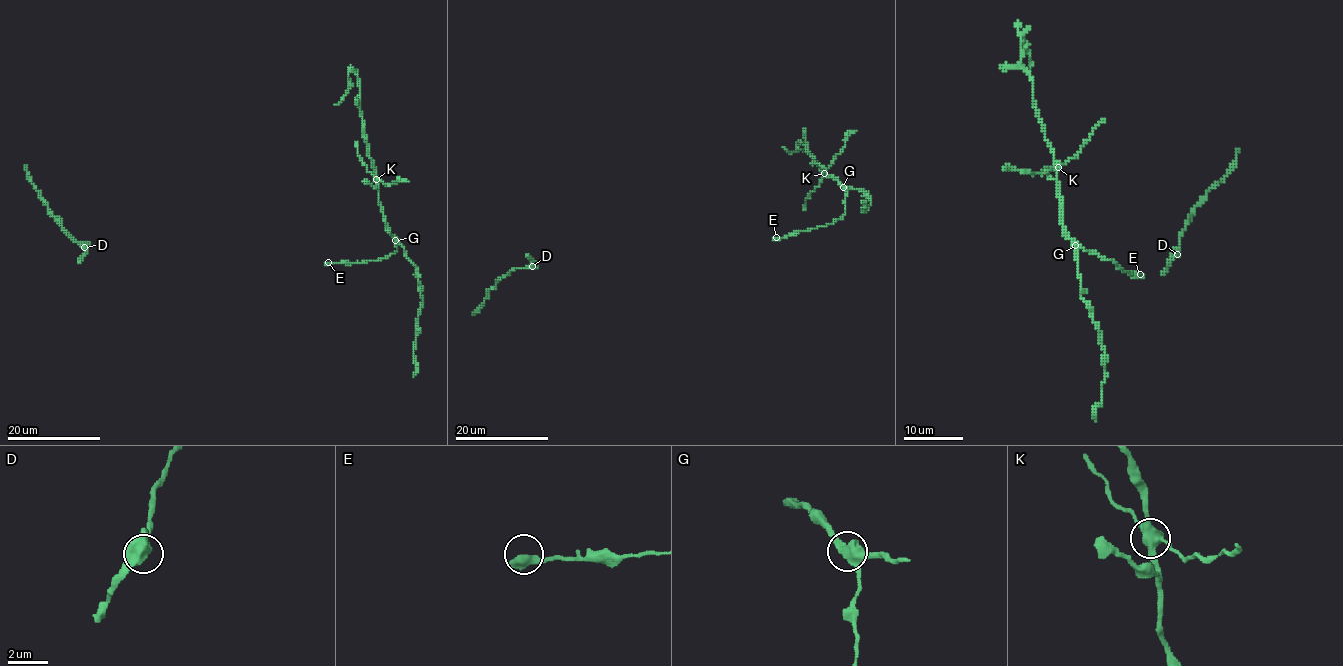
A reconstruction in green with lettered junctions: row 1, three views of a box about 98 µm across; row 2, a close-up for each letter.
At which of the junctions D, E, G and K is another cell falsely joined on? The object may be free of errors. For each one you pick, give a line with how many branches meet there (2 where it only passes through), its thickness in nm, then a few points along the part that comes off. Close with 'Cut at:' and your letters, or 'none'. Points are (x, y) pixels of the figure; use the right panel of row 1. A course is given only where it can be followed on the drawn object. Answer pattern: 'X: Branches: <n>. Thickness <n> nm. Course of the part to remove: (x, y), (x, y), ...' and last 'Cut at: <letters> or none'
K: Branches: 4. Thickness 550 nm. Course of the part to remove: (1057, 168), (1077, 156), (1092, 130), (1104, 118)
Cut at: K

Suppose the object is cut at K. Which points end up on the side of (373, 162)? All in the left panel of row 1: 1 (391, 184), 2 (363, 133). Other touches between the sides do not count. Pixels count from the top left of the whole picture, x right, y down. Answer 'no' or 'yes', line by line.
1: no
2: yes

